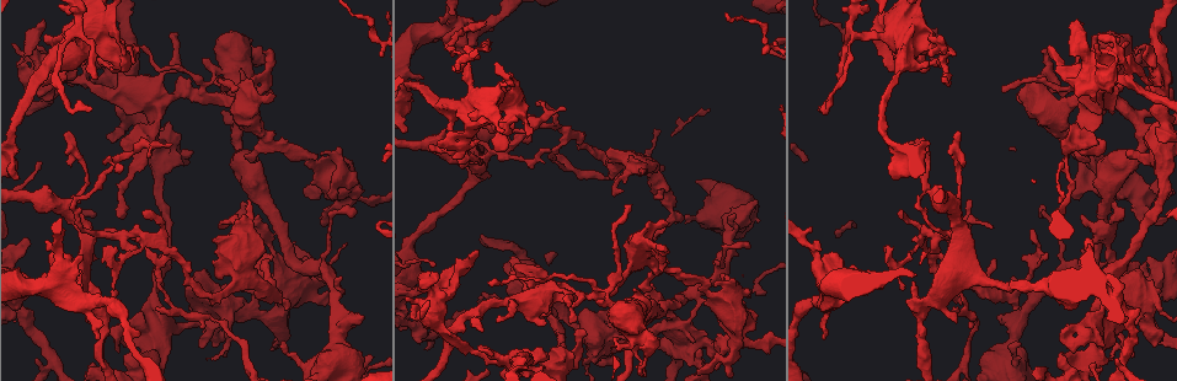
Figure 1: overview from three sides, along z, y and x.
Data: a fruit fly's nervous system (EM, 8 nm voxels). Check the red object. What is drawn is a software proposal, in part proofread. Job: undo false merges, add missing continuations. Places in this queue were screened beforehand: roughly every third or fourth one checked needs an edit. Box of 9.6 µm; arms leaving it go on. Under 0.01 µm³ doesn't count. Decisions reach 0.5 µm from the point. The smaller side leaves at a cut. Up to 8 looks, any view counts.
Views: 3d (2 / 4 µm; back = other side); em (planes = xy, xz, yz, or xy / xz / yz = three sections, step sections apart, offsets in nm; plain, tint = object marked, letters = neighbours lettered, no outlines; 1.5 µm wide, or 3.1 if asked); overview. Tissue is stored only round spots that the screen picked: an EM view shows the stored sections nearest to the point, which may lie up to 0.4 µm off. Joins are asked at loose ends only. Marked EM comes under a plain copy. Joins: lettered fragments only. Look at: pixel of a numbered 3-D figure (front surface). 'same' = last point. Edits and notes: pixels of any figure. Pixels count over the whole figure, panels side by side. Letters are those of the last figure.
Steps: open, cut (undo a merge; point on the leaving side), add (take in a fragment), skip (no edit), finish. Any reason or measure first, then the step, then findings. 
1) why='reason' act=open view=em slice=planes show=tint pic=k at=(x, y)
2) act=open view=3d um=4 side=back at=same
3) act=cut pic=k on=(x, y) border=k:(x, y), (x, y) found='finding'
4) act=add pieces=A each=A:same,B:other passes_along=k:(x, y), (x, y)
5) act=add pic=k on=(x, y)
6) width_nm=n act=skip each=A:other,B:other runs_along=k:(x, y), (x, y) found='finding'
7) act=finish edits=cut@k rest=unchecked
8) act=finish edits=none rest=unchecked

why='branch stops here' act=open view=em slice=planes show=letters pic=1 at=(1016, 93)

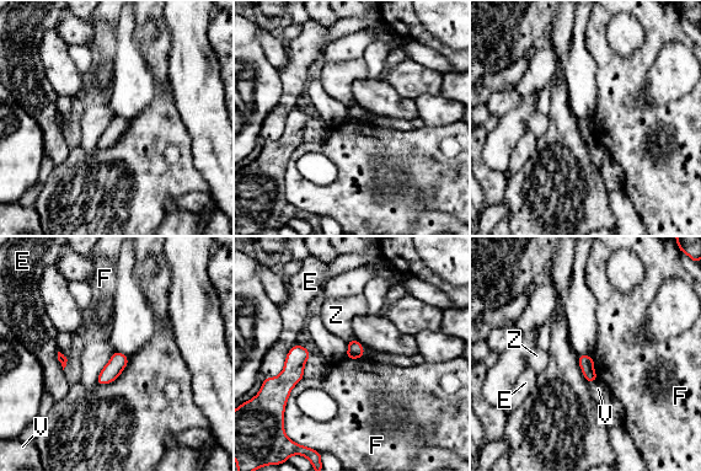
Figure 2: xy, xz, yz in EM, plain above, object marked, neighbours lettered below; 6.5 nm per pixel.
act=skip each=E:other,F:other,V:other,Z:other found='none of them fits'

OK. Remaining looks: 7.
why='free end' act=open view=em slice=planes show=letters pic=1 at=(970, 200)

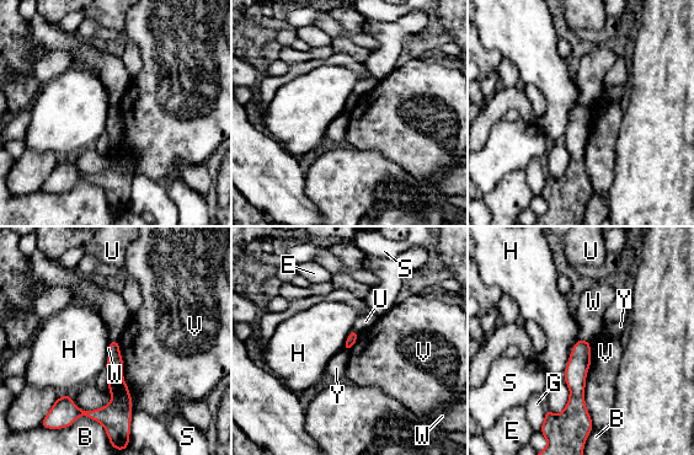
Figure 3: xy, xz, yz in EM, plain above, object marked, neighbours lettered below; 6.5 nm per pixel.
act=skip each=B:other,E:other,G:other,H:other,S:other,U:other,V:other,W:other,Y:other border=3:(577, 338), (586, 340), (590, 343) found='no lettered fragment goes on from it'

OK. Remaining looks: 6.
why='free end' act=open view=em slice=planes show=letters pic=1 at=(676, 219)

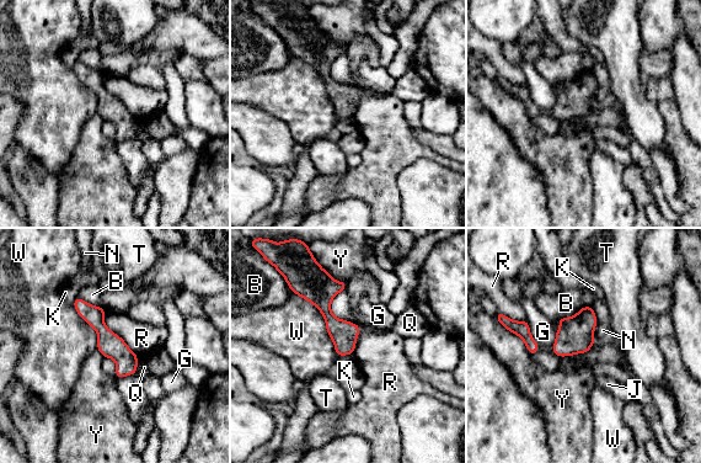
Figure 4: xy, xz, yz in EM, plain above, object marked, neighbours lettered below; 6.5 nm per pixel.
act=skip each=B:other,G:other,J:other,K:other,N:other,Q:other,R:other,T:other,W:other,Y:other border=4:(590, 307), (595, 315), (594, 334) found='none of them fits'

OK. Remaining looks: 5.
act=finish edits=none rest=unchecked

